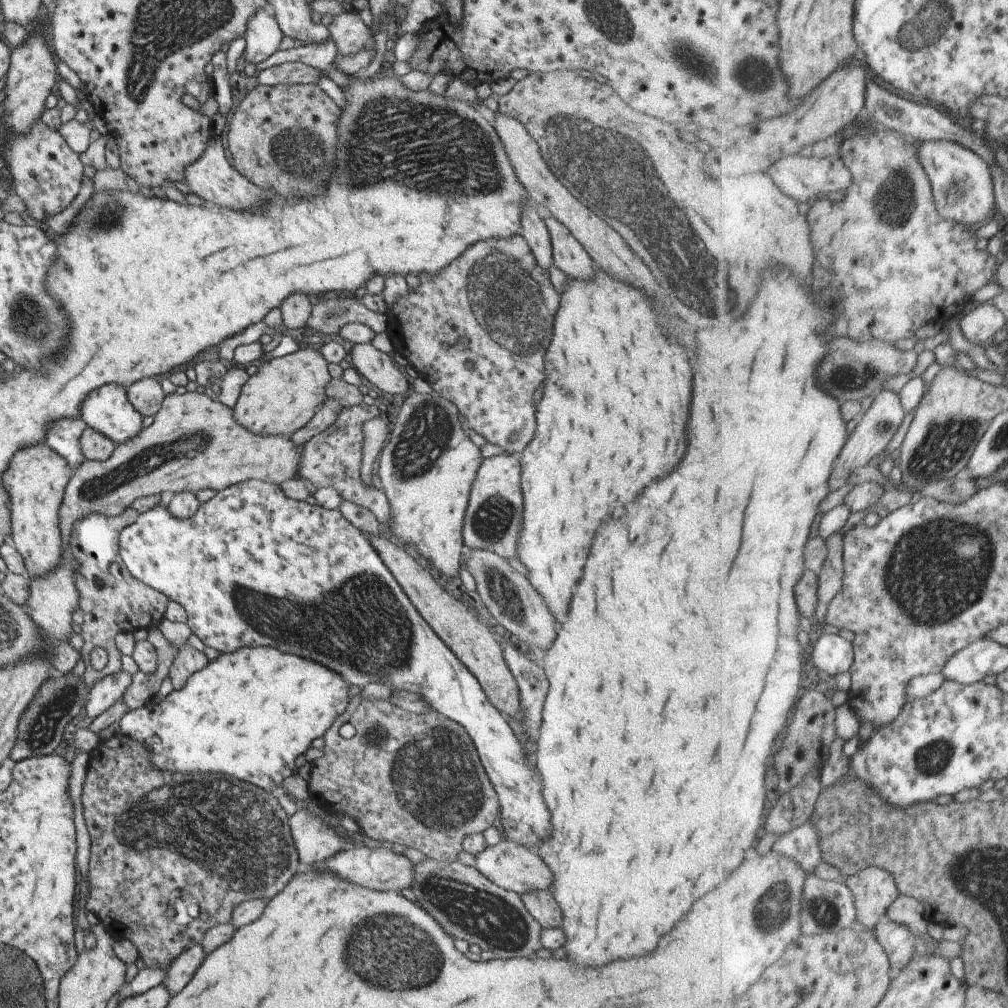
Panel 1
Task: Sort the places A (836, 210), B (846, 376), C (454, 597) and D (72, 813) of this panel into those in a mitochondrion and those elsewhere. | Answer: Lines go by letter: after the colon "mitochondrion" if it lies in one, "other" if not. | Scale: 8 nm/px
A: other
B: mitochondrion
C: other
D: other

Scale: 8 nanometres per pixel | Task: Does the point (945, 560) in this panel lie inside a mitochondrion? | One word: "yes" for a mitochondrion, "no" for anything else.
yes

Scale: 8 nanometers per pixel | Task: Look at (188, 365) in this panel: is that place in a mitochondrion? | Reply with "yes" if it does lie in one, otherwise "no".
no

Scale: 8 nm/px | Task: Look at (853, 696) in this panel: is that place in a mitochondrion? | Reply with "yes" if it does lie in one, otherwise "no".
no

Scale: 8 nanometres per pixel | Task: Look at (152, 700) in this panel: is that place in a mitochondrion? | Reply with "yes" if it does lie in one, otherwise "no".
no

